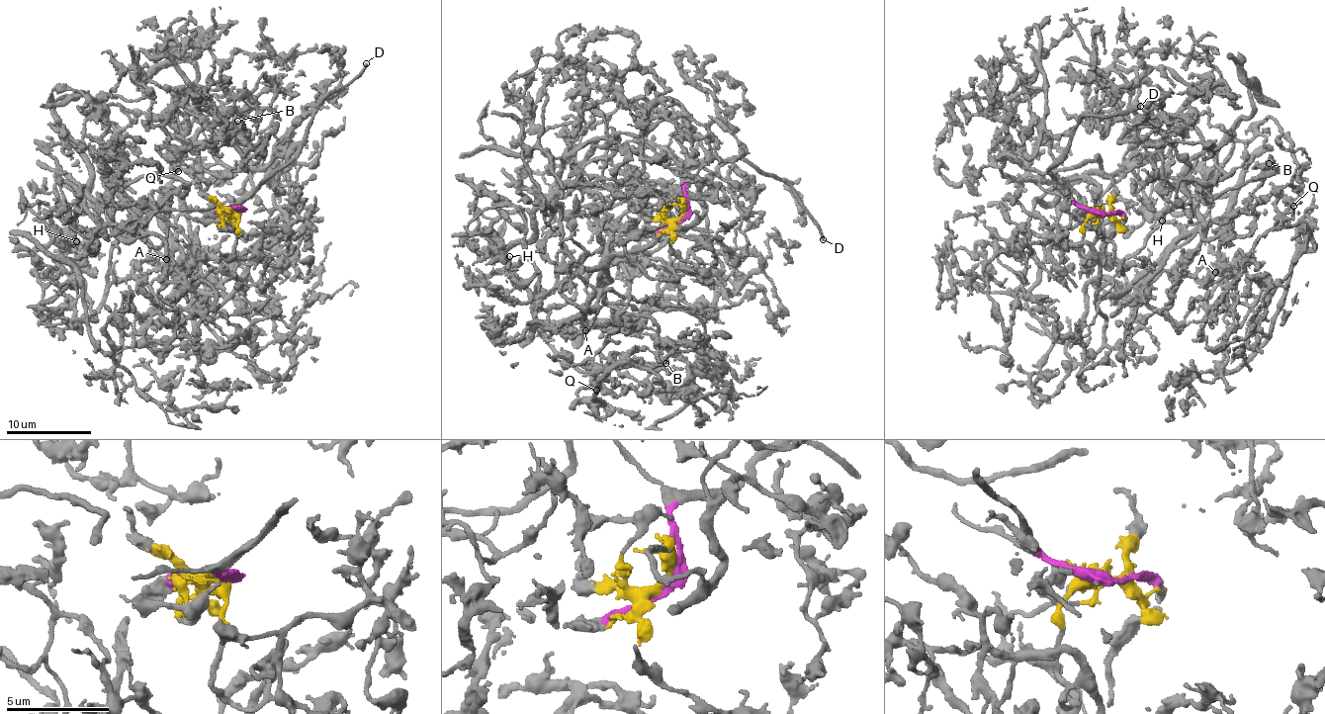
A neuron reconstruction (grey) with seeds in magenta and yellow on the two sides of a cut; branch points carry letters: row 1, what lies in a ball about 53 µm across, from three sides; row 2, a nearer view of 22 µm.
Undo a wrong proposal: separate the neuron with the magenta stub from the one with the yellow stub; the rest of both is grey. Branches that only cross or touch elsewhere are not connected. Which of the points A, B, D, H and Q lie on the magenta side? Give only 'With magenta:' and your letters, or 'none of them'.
With magenta: D

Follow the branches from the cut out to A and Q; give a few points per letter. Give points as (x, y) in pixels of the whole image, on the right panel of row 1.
A: (1103, 213), (1082, 253), (1102, 295), (1148, 277), (1114, 315), (1164, 270), (1216, 272)
Q: (1103, 213), (1082, 253), (1114, 295), (1247, 207), (1253, 236), (1274, 227), (1275, 189), (1294, 205)

